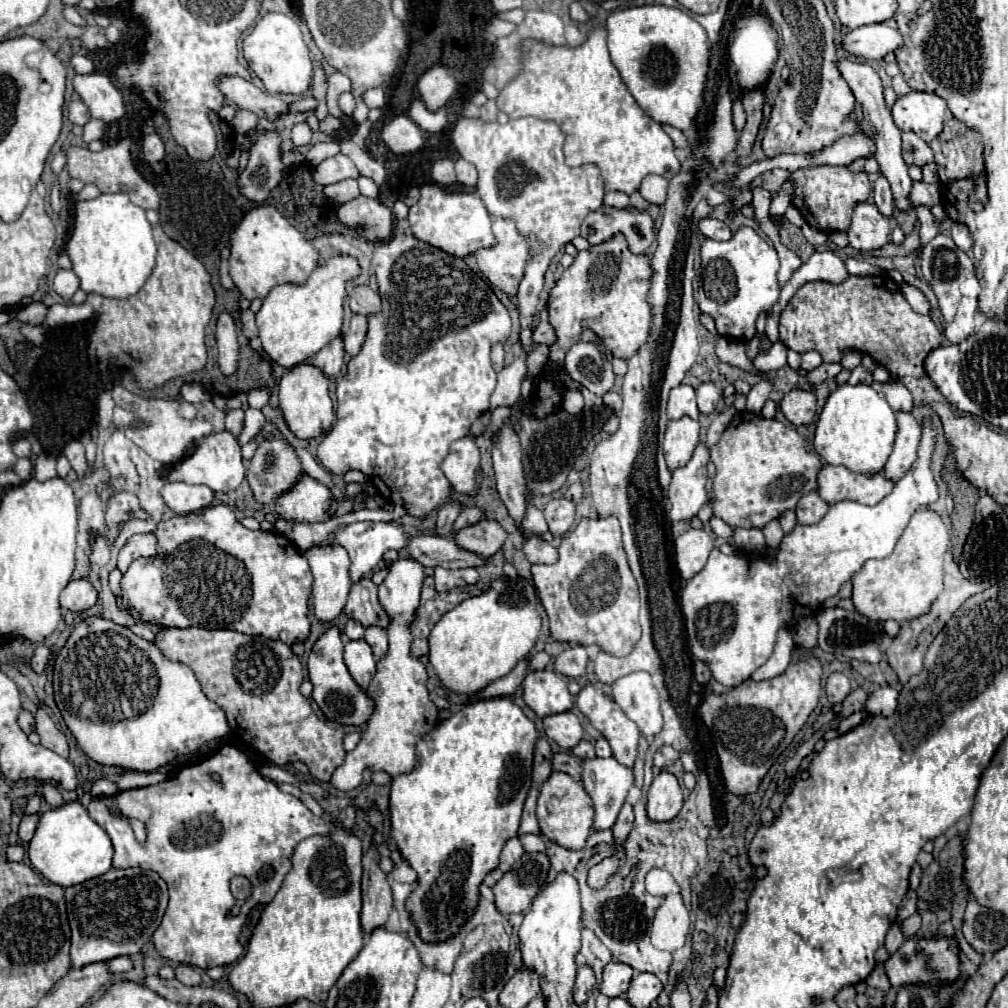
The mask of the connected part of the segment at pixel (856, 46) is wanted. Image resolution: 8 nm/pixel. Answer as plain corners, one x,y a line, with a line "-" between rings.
872,24
866,28
850,30
844,36
844,46
854,56
866,60
882,60
886,54
902,48
904,40
898,30
892,30
886,24

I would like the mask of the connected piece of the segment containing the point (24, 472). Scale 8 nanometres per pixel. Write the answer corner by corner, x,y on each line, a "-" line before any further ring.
18,458
16,464
12,466
12,472
16,472
18,476
26,476
26,480
28,480
28,476
32,476
32,462
30,462
30,458

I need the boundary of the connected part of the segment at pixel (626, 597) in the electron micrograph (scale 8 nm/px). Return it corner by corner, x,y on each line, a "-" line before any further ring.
582,518
580,524
562,538
560,558
556,564
536,564
532,566
532,576
536,590
540,594
542,606
550,620
550,634
556,642
576,642
582,646
596,644
610,656
626,656
640,640
640,600
638,600
638,584
634,574
630,572
626,552
622,546
622,530
618,520
614,518

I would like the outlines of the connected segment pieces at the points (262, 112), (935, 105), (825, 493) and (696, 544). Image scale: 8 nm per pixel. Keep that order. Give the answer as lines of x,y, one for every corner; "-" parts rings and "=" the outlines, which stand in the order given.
222,78
220,88
226,94
230,102
234,102
238,108
246,108
254,112
258,118
266,118
270,122
276,122
282,114
288,112
290,104
284,102
280,96
268,96
268,92
260,90
252,82
244,78
=
910,92
900,96
892,108
894,124
900,130
914,130
924,142
930,142
942,132
948,106
936,94
=
826,464
818,474
818,494
828,502
854,500
866,506
878,504
894,488
894,480
886,478
884,472
862,474
852,472
846,466
=
688,528
682,536
676,538
676,566
682,580
694,578
706,566
712,548
714,540
704,530

